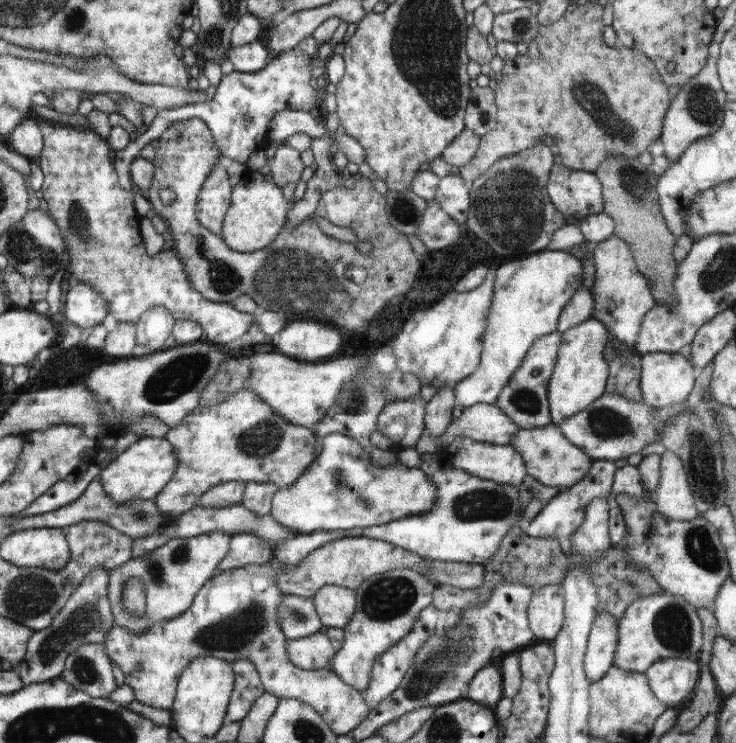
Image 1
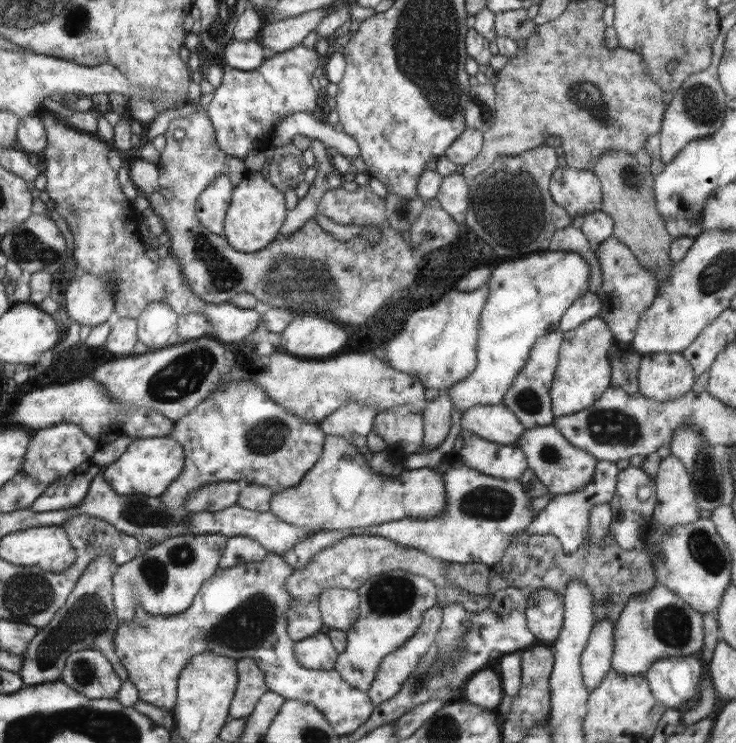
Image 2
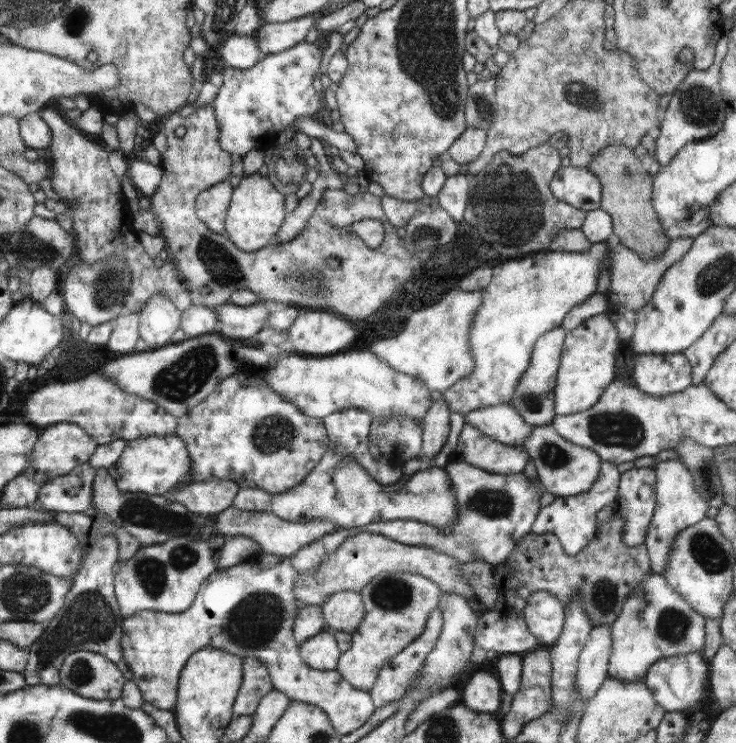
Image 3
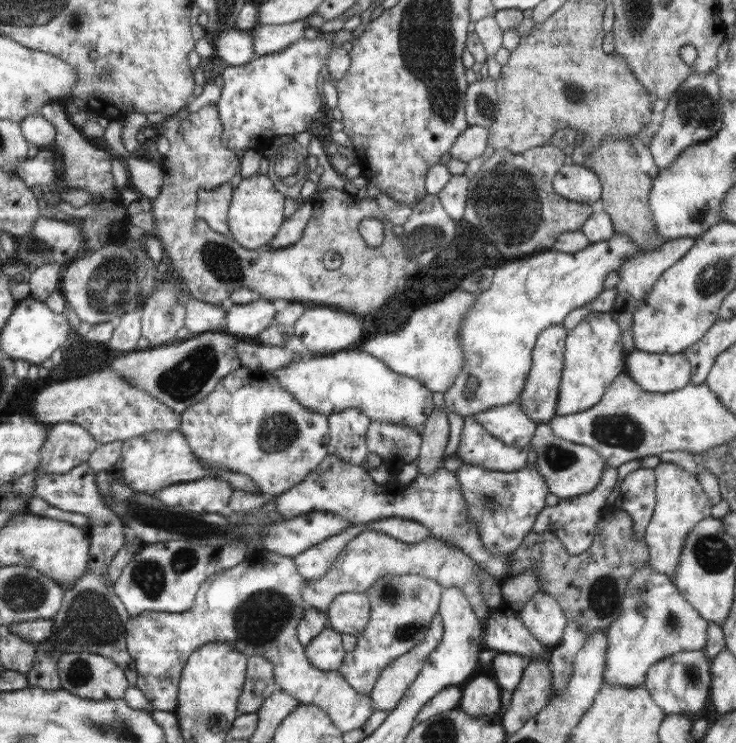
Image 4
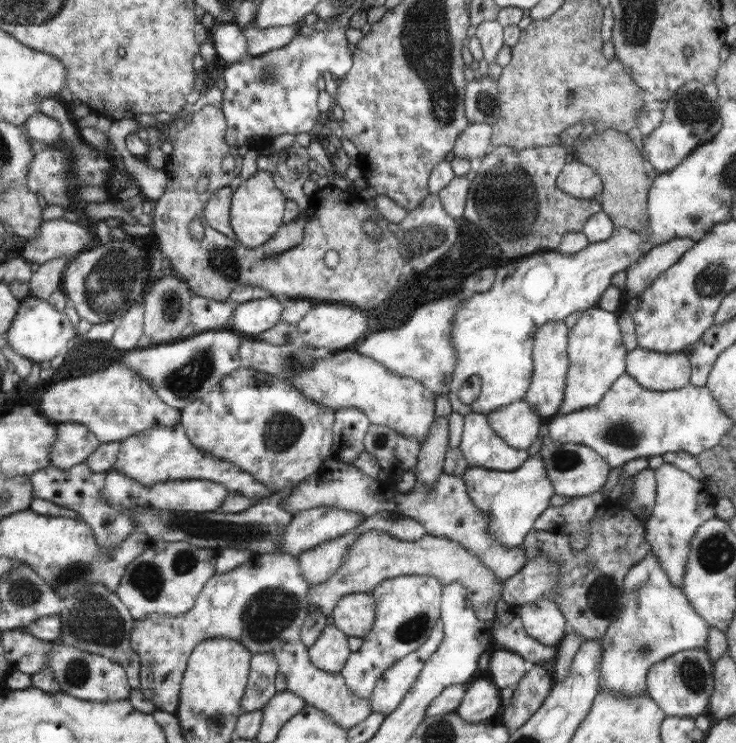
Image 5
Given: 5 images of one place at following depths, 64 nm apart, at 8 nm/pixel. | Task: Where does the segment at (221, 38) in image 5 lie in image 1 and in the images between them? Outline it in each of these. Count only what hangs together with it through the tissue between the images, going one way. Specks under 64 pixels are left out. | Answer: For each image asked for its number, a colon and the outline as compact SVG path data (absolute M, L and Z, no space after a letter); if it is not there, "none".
1: M255 40L249 44L239 44L235 48L229 48L227 60L239 72L255 72L273 60L273 52L267 52L263 44Z
2: M231 40L225 48L221 58L229 68L239 70L253 70L261 66L263 60L267 60L271 54L257 42L257 40Z
3: M231 34L229 38L225 38L217 52L221 54L221 60L225 60L225 66L233 68L251 68L255 62L267 56L257 48L255 36L243 34Z
4: M235 26L223 30L219 36L215 36L213 44L215 44L217 56L229 66L243 66L243 64L251 62L253 58L257 58L253 54L251 34L237 30Z

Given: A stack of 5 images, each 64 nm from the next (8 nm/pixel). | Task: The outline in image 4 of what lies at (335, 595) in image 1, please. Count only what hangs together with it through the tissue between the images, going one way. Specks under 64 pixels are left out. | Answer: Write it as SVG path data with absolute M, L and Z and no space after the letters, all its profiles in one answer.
M343 592L339 594L325 612L329 616L331 628L341 634L361 634L371 618L369 598L361 592Z

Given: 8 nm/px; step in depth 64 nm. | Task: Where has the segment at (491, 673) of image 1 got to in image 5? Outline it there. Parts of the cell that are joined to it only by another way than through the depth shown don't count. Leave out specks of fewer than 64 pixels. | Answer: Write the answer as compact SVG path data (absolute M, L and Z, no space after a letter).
M489 676L477 678L467 688L467 694L455 710L465 722L481 722L501 714L501 688L497 688Z

